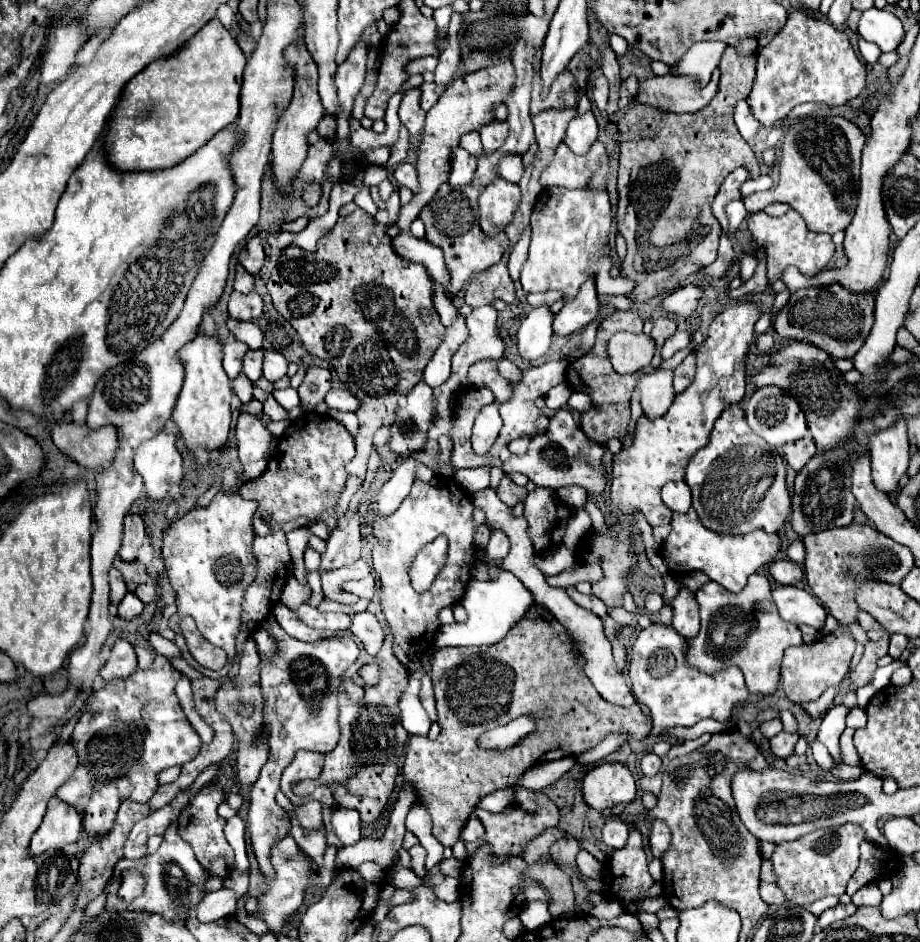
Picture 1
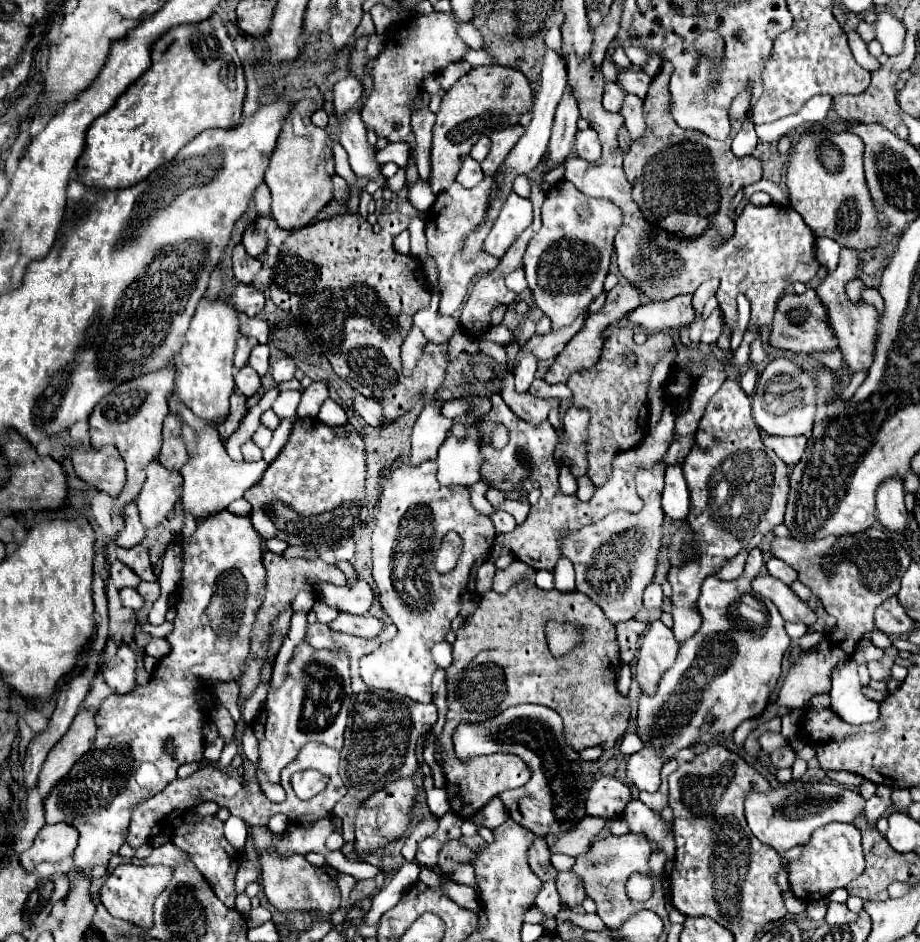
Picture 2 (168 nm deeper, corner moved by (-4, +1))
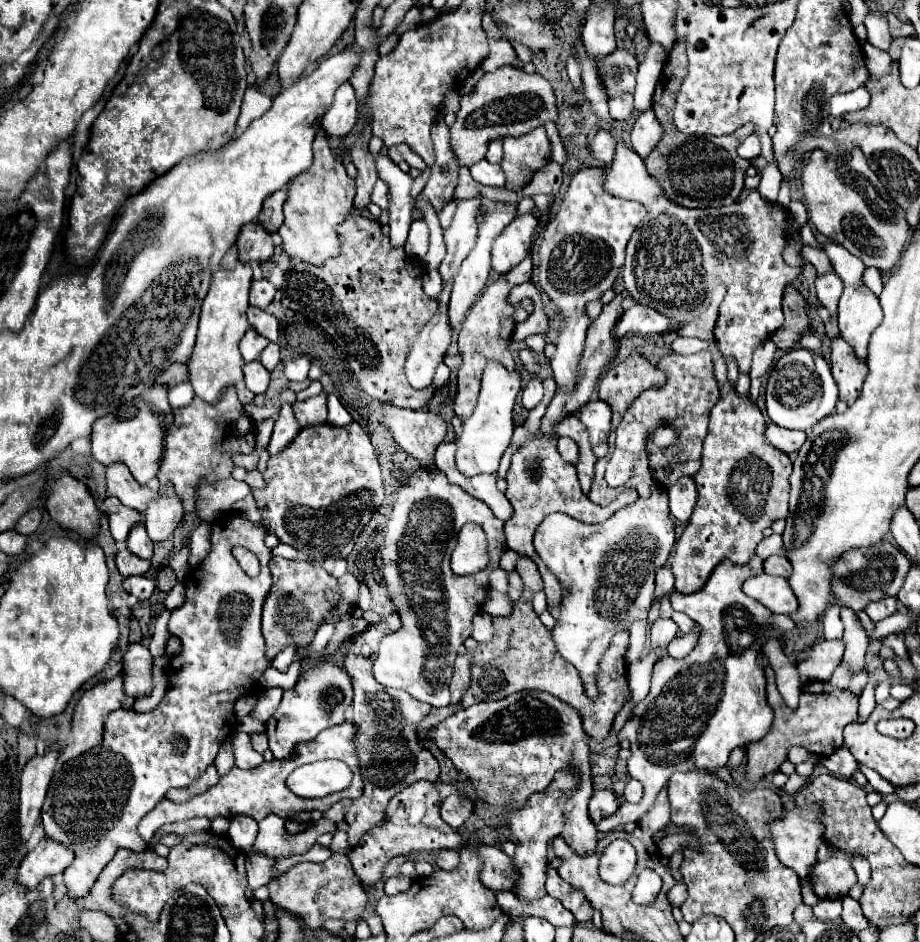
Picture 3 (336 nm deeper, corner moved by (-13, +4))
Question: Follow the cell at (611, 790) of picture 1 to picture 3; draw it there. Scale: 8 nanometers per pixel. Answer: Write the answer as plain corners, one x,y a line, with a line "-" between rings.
598,790
594,792
594,796
590,798
588,804
588,816
594,824
598,824
600,820
608,818
610,814
614,814
618,810
618,798
612,790

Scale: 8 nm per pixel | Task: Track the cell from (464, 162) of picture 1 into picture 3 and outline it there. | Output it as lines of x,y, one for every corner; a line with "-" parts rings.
480,160
478,164
474,164
470,168
470,174
476,182
484,184
484,186
504,186
504,172
498,164
490,164
488,160

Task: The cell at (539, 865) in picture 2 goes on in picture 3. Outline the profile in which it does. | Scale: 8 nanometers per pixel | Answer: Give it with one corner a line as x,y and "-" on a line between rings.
548,868
548,880
546,880
546,892
552,896
552,898
558,898
558,900
564,900
564,896
568,896
568,892
572,892
572,886
568,882
564,882
554,868

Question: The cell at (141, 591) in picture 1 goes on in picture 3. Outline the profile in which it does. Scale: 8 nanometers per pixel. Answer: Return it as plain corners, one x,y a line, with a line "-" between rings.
164,566
164,568
158,572
156,582
158,582
158,590
162,590
162,592
170,592
170,590
176,586
178,580
176,580
174,570
172,570
170,566

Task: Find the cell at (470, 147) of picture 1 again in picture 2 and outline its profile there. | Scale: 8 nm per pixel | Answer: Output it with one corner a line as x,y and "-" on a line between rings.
487,137
479,139
479,141
473,145
473,149
471,149
471,157
473,157
475,161
483,161
483,159
487,157
487,153
489,153
489,147
491,147
491,143
489,143

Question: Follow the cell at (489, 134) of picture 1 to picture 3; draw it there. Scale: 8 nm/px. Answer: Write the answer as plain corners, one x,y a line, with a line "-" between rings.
544,126
520,136
520,138
504,138
504,158
502,170
506,174
506,188
516,190
520,184
520,168
528,168
536,174
550,162
550,142

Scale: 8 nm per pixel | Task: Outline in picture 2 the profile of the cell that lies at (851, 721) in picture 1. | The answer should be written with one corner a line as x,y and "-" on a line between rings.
847,661
833,673
831,709
835,715
851,725
873,723
879,717
879,703
867,699
861,693
861,681
857,675
857,663

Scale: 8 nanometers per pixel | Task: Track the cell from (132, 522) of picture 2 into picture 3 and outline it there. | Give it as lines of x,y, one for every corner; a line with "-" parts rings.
104,498
104,504
102,504
102,512
108,516
108,522
110,522
110,532
114,536
116,542
124,542
130,528
140,522
140,512
120,504
120,500
116,498

